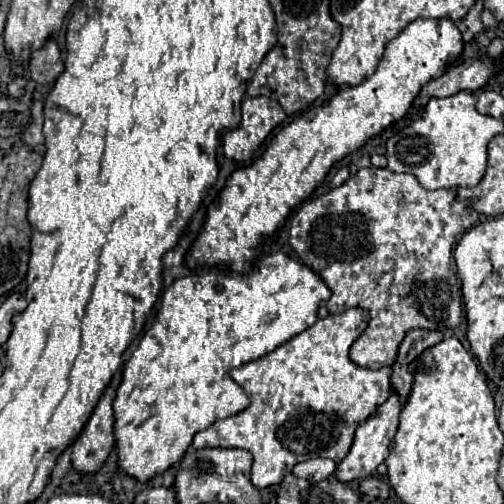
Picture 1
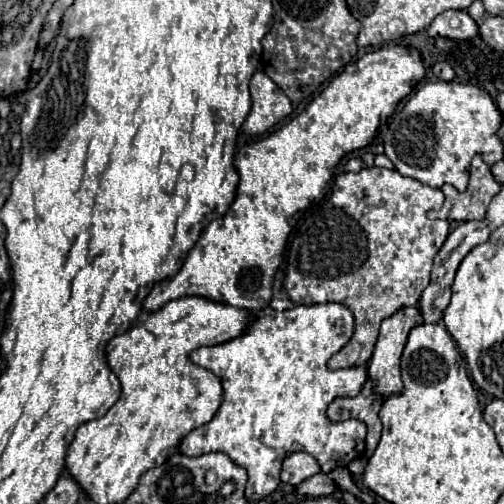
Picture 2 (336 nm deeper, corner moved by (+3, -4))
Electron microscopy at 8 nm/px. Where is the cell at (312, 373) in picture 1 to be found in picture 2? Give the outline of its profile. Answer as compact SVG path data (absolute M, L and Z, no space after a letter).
M322 303L322 305L296 305L286 311L274 311L270 307L252 315L246 331L226 343L218 343L212 347L198 347L190 353L190 361L212 371L222 381L222 405L214 413L212 421L202 425L200 429L190 431L182 443L180 451L188 457L198 457L210 451L226 453L234 463L248 471L246 483L246 499L256 503L270 495L280 483L280 467L282 461L296 449L306 449L322 467L324 473L334 467L348 465L352 459L364 453L366 441L366 425L360 421L342 421L330 423L326 417L326 407L334 397L342 395L358 395L368 377L366 367L358 369L338 369L330 371L326 361L340 351L354 333L354 317L340 303Z

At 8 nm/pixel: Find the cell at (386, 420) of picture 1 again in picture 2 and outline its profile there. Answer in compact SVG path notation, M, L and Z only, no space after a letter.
M402 307L394 315L386 317L380 325L374 355L368 363L368 373L376 381L374 391L384 399L402 391L400 379L400 355L406 345L408 333L414 325L424 323L420 307Z

